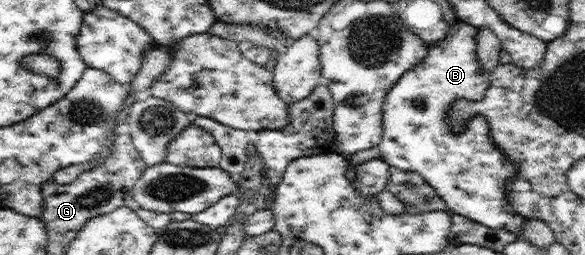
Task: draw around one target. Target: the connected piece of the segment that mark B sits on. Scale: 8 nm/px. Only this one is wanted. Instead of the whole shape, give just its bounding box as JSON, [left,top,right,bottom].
[378,21,527,238]

